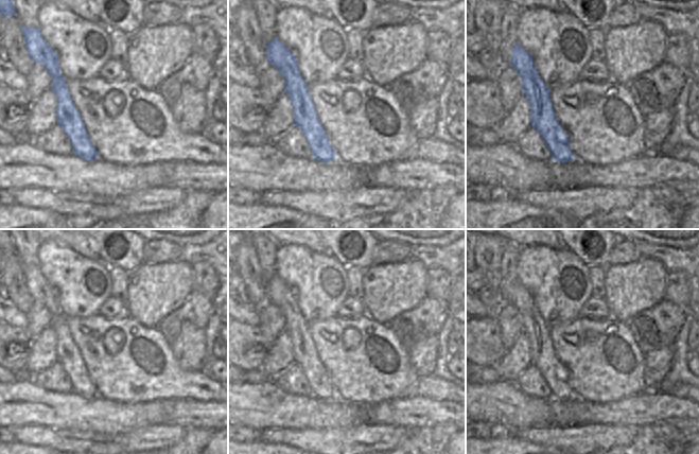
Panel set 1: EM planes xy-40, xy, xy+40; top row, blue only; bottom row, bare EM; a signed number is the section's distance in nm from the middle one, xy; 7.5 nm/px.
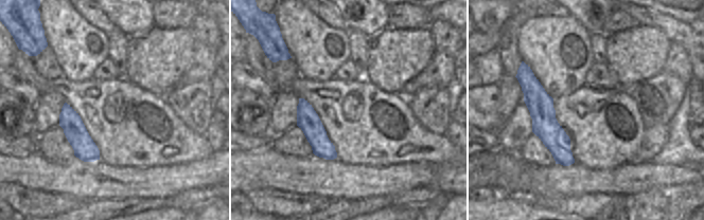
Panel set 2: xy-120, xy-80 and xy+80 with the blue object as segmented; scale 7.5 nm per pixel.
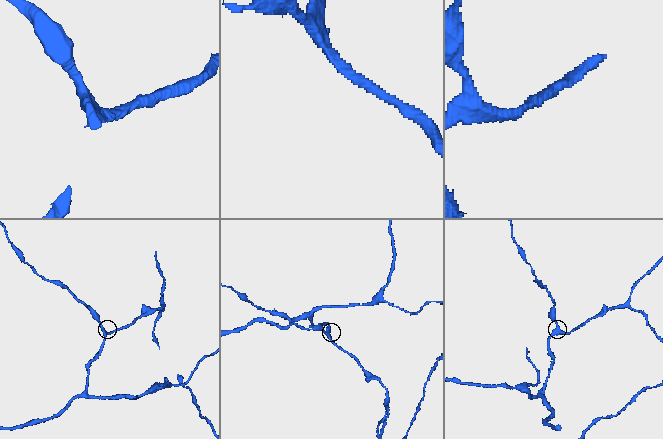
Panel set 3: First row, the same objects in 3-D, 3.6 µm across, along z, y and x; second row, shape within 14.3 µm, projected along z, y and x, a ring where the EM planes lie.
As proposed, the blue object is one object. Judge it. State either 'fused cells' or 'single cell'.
single cell

